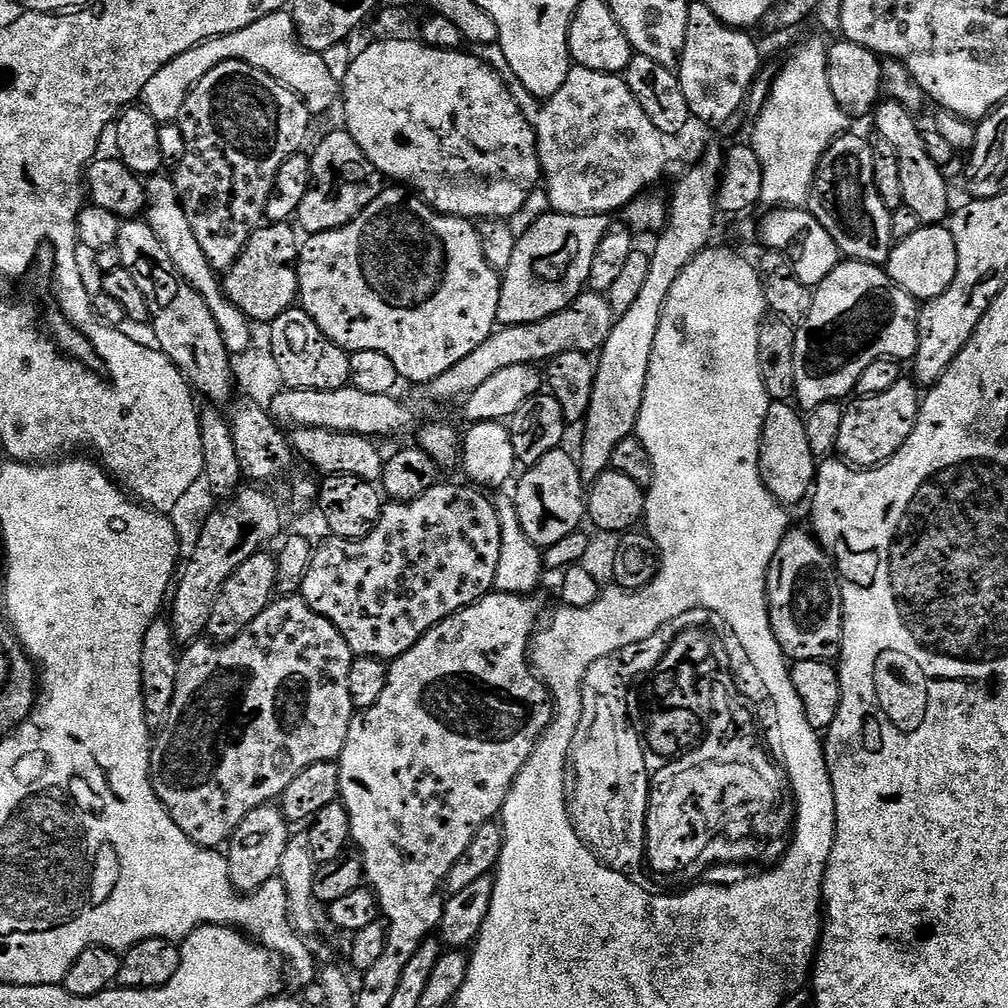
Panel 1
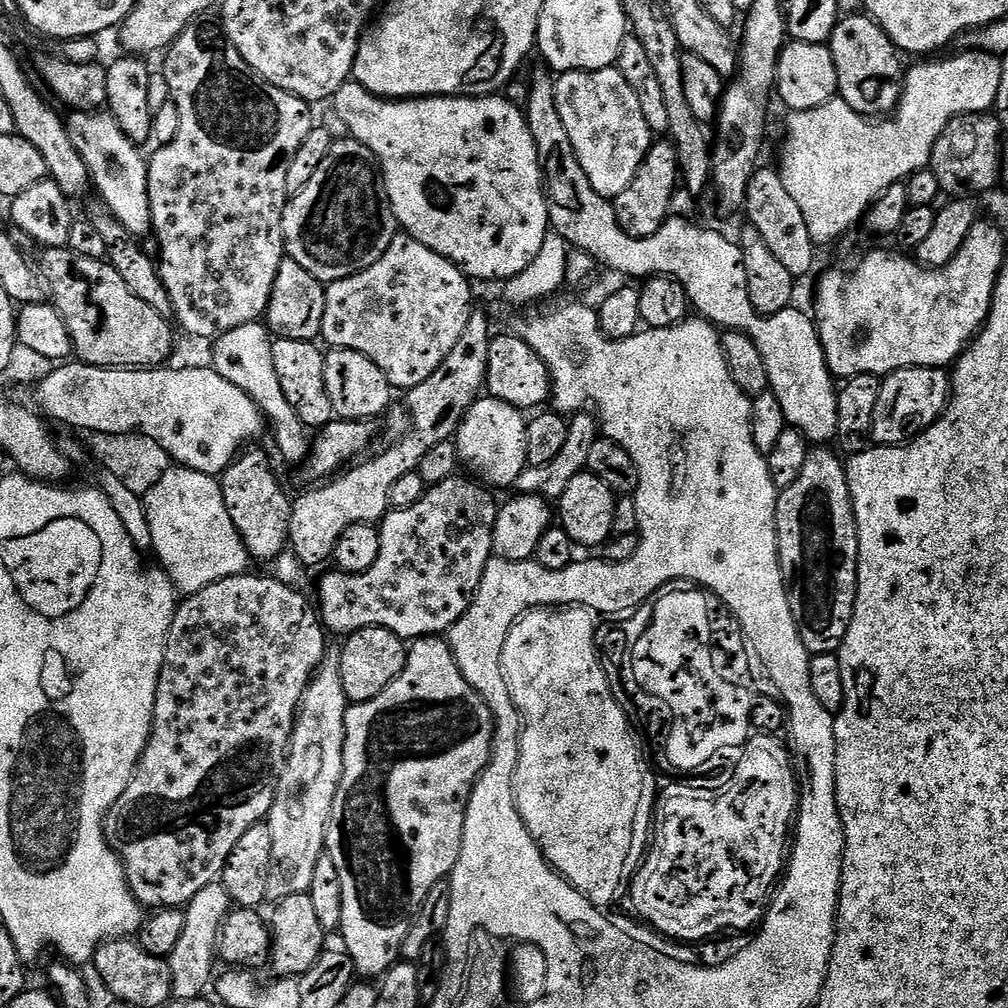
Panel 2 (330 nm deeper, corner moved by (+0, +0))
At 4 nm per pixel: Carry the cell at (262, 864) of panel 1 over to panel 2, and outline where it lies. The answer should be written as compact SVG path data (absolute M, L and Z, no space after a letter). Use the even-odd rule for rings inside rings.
M220 882L202 886L202 890L198 890L198 894L190 898L190 902L184 908L186 927L182 929L182 939L166 958L172 975L172 994L175 999L199 1000L207 993L204 992L207 988L209 991L213 987L212 971L215 970L216 964L218 965L220 931L233 907L230 894Z

